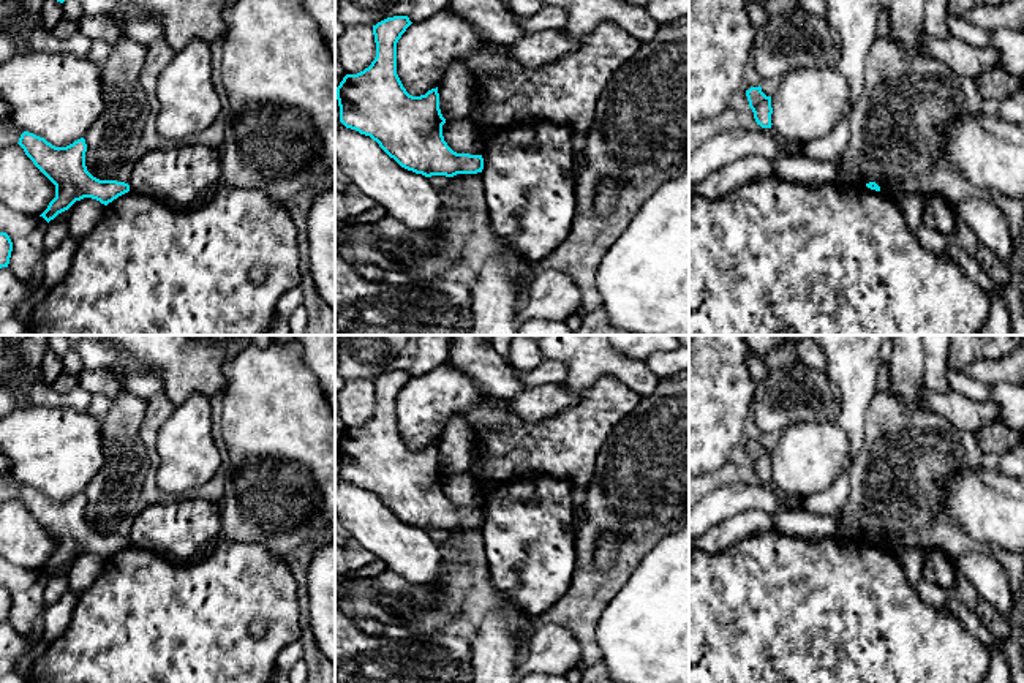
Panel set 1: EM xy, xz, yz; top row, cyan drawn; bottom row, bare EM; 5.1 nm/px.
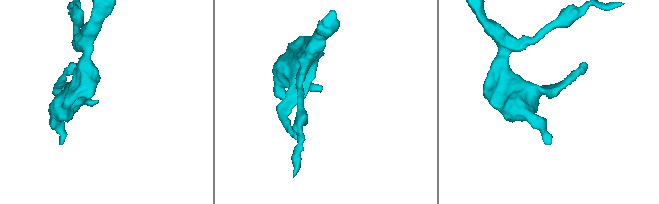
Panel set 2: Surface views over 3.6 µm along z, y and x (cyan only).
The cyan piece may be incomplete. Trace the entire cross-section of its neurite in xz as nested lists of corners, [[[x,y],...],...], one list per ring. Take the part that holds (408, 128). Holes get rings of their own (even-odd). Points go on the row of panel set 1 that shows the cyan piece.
[[[393,16],[373,25],[375,60],[363,71],[346,74],[335,90],[340,122],[370,136],[416,174],[482,172],[482,155],[457,153],[444,141],[438,87],[412,96],[397,74],[397,43],[411,24],[408,16]]]

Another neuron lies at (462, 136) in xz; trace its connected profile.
[[[469,117],[446,120],[442,136],[457,153],[482,155],[484,152],[484,141]]]

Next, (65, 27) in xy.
[[[62,19],[52,30],[54,36],[65,40],[79,32],[79,21]]]

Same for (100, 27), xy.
[[[106,14],[82,16],[79,21],[79,33],[93,41],[114,44],[122,40],[122,32],[112,17]]]

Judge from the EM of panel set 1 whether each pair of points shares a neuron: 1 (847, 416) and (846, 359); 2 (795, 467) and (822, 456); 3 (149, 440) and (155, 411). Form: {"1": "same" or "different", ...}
{"1": "same", "2": "same", "3": "same"}

